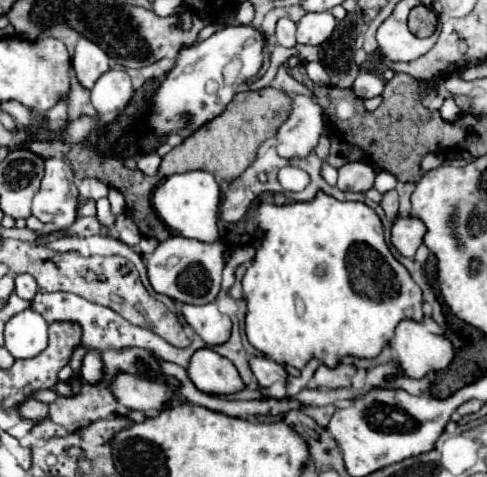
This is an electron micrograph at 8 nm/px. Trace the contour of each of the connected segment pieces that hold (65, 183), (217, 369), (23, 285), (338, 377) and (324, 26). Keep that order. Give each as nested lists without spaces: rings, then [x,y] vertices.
[[[46,159],[46,175],[34,197],[32,215],[56,231],[68,229],[78,219],[78,189],[68,161]]]
[[[208,347],[192,355],[188,377],[200,391],[210,395],[232,395],[246,387],[234,363]]]
[[[16,275],[16,295],[18,297],[32,301],[36,293],[38,293],[38,283],[32,275]]]
[[[340,363],[334,369],[328,369],[326,365],[320,365],[314,373],[312,383],[318,389],[344,389],[344,387],[350,387],[350,381],[352,381],[354,373],[356,373],[356,369],[352,365],[344,365],[344,363]]]
[[[306,13],[298,21],[298,43],[304,45],[320,45],[324,43],[336,27],[336,19],[332,13]]]

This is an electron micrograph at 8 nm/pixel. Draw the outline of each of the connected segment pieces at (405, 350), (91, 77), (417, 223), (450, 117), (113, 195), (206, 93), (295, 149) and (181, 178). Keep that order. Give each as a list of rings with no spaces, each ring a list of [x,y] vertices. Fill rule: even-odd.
[[[426,317],[422,323],[402,321],[396,327],[396,335],[392,341],[392,351],[396,363],[402,367],[404,375],[410,379],[422,379],[428,373],[438,373],[448,369],[452,363],[452,341],[446,337],[444,329],[434,323],[432,317]]]
[[[84,37],[76,45],[76,53],[72,57],[72,67],[76,71],[76,79],[84,89],[92,89],[96,79],[110,69],[110,57],[92,41]]]
[[[398,217],[392,227],[392,245],[404,255],[414,257],[416,249],[422,245],[426,235],[426,225],[416,217]]]
[[[446,99],[444,105],[442,105],[442,119],[448,121],[448,123],[454,123],[454,121],[458,121],[458,117],[460,117],[460,109],[458,109],[456,101]]]
[[[110,189],[108,199],[110,199],[110,205],[112,205],[112,213],[114,215],[124,213],[124,197],[122,197],[122,193],[118,193],[116,189]]]
[[[234,23],[218,29],[206,41],[182,49],[180,59],[168,71],[166,79],[152,97],[152,113],[148,119],[152,131],[156,135],[178,133],[182,139],[186,139],[206,121],[214,119],[232,101],[236,87],[256,77],[266,59],[266,47],[266,37],[256,27]],[[232,61],[236,61],[236,71],[232,71],[230,79],[224,75],[224,69]]]
[[[292,95],[292,113],[276,133],[276,151],[282,159],[308,157],[324,131],[322,107],[306,95]]]
[[[190,171],[190,173],[176,173],[164,181],[154,191],[152,197],[154,209],[162,217],[162,221],[178,231],[182,237],[198,239],[204,243],[211,243],[219,239],[218,232],[218,203],[220,203],[220,189],[214,177],[208,171]]]

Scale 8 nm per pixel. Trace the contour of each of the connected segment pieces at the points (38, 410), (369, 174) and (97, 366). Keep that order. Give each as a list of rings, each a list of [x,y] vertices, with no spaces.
[[[30,399],[30,401],[26,401],[26,405],[22,405],[20,415],[28,417],[28,419],[46,419],[48,417],[48,405],[38,401],[38,399]]]
[[[358,161],[358,163],[346,163],[338,169],[338,189],[340,191],[354,191],[354,193],[366,193],[374,187],[376,171],[370,163]]]
[[[88,351],[82,361],[82,379],[88,383],[96,383],[102,375],[102,359],[100,351]]]

